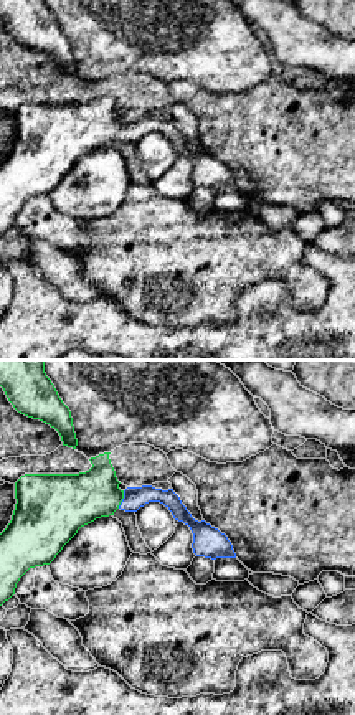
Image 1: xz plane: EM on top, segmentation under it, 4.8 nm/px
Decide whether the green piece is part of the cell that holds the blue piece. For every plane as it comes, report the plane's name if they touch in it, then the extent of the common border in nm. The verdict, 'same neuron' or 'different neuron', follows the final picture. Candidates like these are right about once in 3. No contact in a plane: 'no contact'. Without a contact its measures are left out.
xz | 90 nm

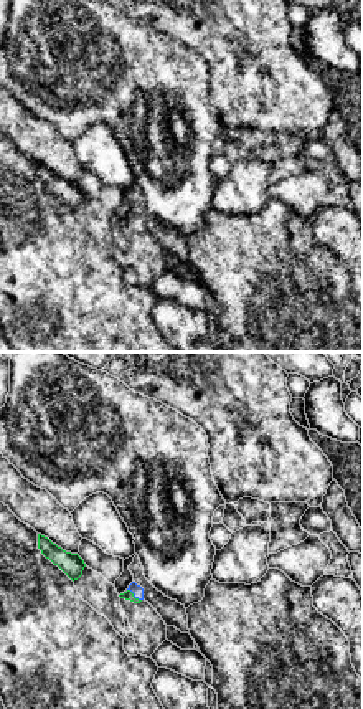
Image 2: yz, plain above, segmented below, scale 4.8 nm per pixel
yz | 90 nm

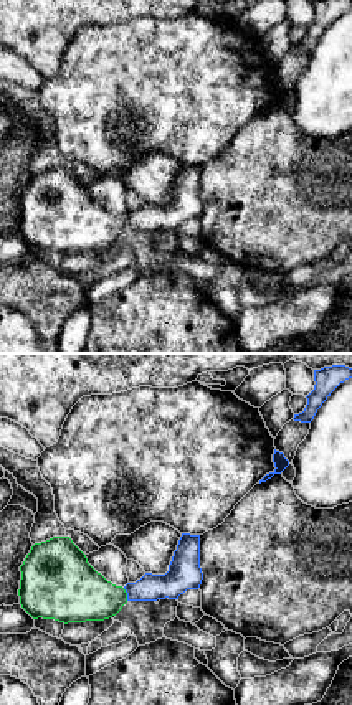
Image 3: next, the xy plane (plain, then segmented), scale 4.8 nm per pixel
xy | 70 nm

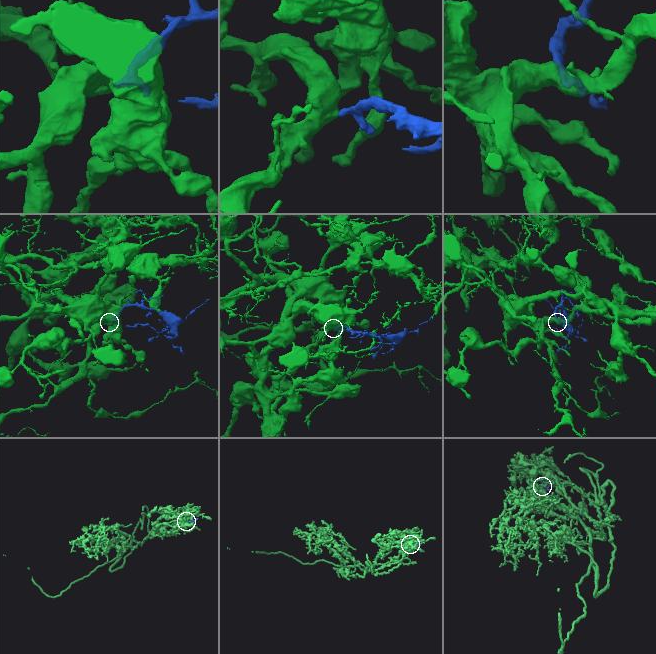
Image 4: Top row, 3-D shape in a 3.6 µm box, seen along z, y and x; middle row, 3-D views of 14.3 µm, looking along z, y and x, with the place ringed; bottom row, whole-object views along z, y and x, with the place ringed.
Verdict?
same neuron

